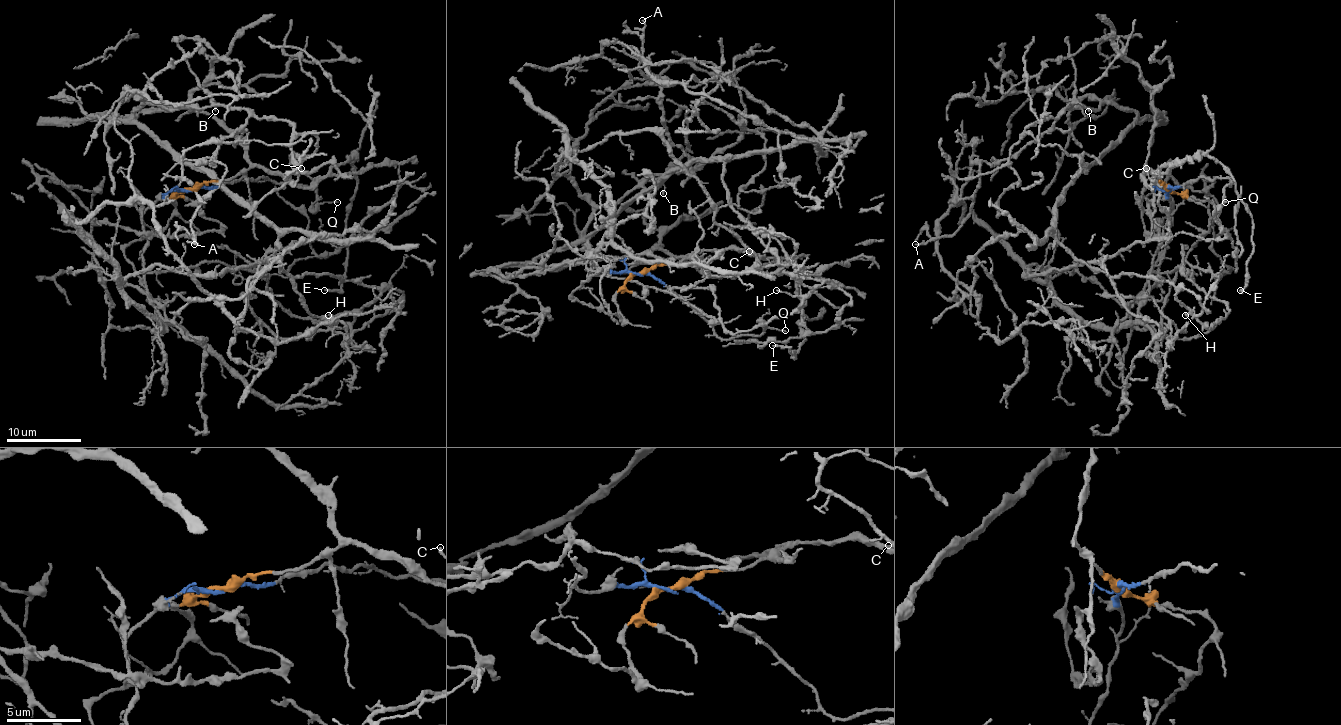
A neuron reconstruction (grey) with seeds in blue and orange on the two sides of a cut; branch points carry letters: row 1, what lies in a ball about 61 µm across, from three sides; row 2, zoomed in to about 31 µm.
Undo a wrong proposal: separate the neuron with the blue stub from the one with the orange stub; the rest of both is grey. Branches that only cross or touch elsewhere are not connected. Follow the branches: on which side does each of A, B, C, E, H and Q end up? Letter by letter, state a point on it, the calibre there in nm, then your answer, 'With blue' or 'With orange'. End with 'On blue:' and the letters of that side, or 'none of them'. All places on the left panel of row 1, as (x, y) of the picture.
A: Place: (194, 244). Thickness 130 nm. With orange
B: Place: (215, 111). Thickness 130 nm. With orange
C: Place: (301, 168). Thickness 170 nm. With orange
E: Place: (324, 290). Thickness 170 nm. With orange
H: Place: (328, 315). Thickness 130 nm. With orange
Q: Place: (337, 202). Thickness 130 nm. With blue
On blue: Q

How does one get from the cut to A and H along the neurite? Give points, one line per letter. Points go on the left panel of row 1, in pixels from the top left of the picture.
A: (190, 188), (249, 167), (211, 117), (87, 120), (142, 103), (249, 113), (217, 150), (226, 173), (194, 244)
H: (190, 188), (249, 167), (211, 117), (87, 120), (138, 124), (247, 203), (294, 276), (378, 291), (328, 314)

